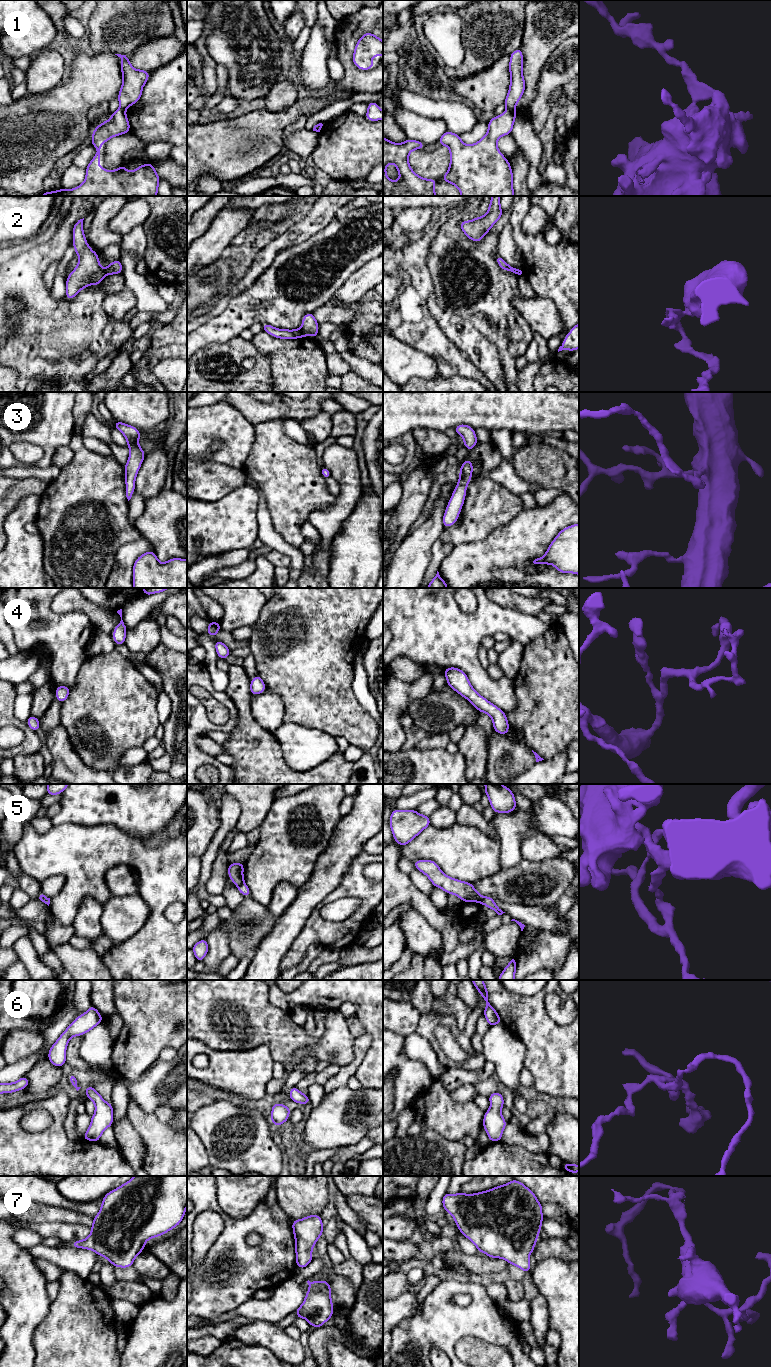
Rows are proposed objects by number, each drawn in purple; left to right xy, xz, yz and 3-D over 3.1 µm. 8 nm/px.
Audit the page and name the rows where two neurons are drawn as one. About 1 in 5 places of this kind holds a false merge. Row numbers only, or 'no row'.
1, 2, 5

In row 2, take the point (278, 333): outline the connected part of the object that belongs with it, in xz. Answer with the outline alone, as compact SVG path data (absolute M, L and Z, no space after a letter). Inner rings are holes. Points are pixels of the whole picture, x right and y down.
M262 324L263 331L269 333L271 336L280 339L297 339L303 337L300 329L287 330L287 329L277 329L269 324Z

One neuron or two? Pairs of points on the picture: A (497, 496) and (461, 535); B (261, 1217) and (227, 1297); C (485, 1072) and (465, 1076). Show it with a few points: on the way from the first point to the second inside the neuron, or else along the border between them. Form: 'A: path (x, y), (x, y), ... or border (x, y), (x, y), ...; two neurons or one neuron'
A: path (487, 506), (469, 527); one neuron
B: path (267, 1237), (267, 1252), (242, 1277); one neuron
C: path (480, 1075), (470, 1076); one neuron

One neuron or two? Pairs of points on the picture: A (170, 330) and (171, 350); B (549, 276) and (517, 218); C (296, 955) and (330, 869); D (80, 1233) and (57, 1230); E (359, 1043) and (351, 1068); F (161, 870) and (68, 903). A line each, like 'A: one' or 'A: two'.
A: two
B: one
C: two
D: one
E: one
F: one

